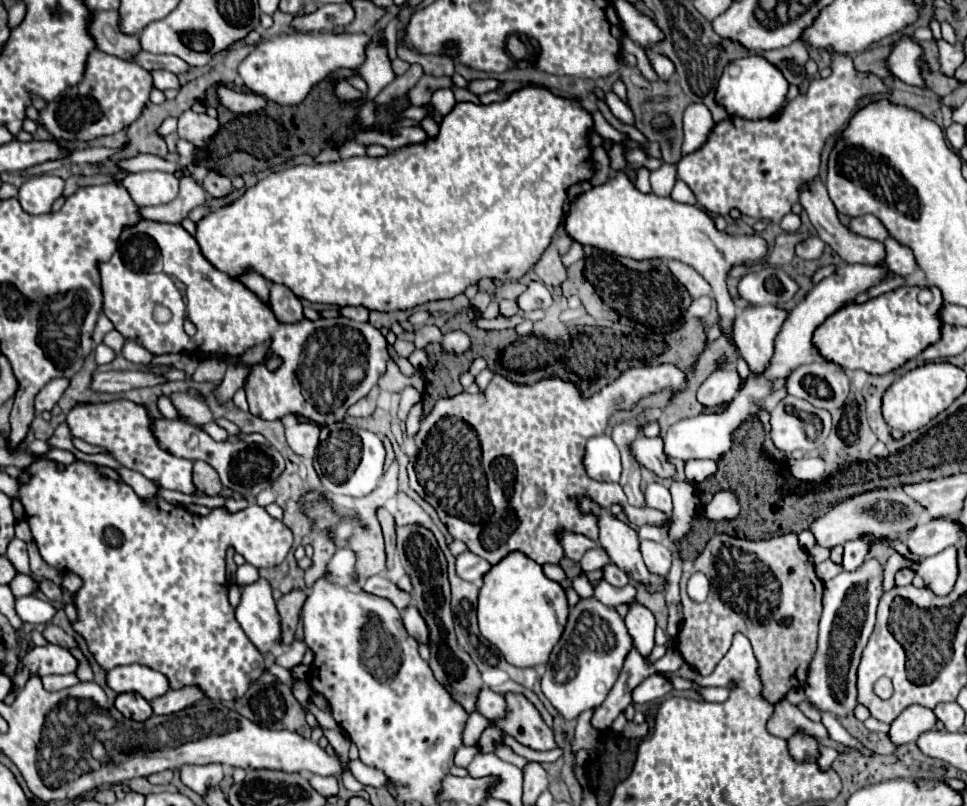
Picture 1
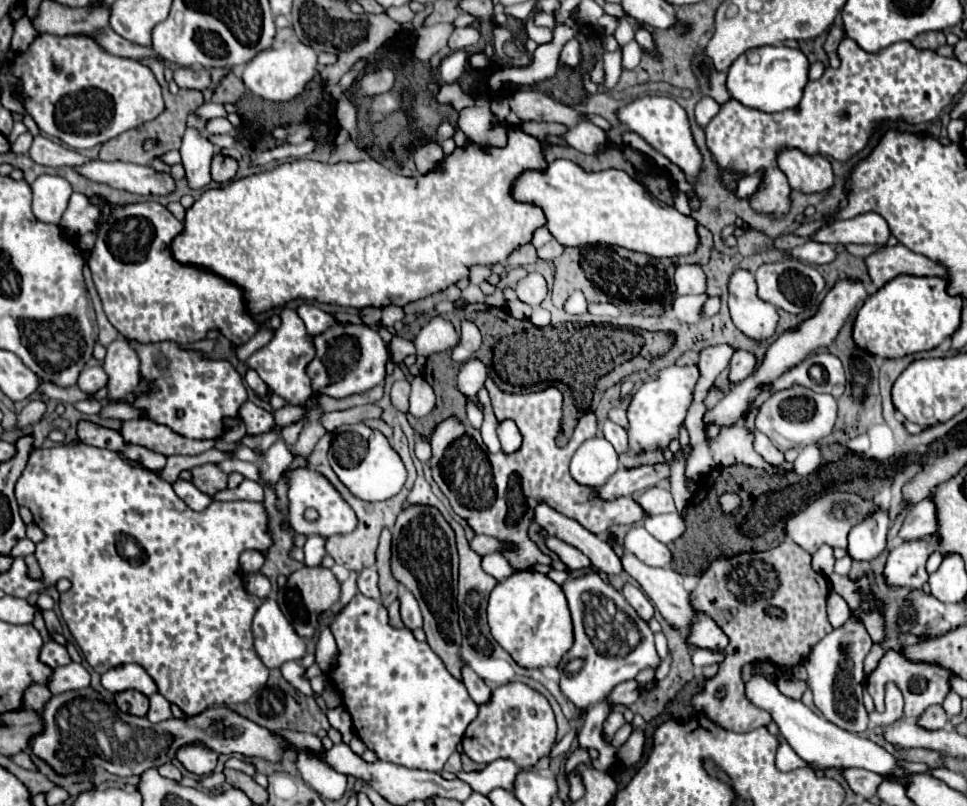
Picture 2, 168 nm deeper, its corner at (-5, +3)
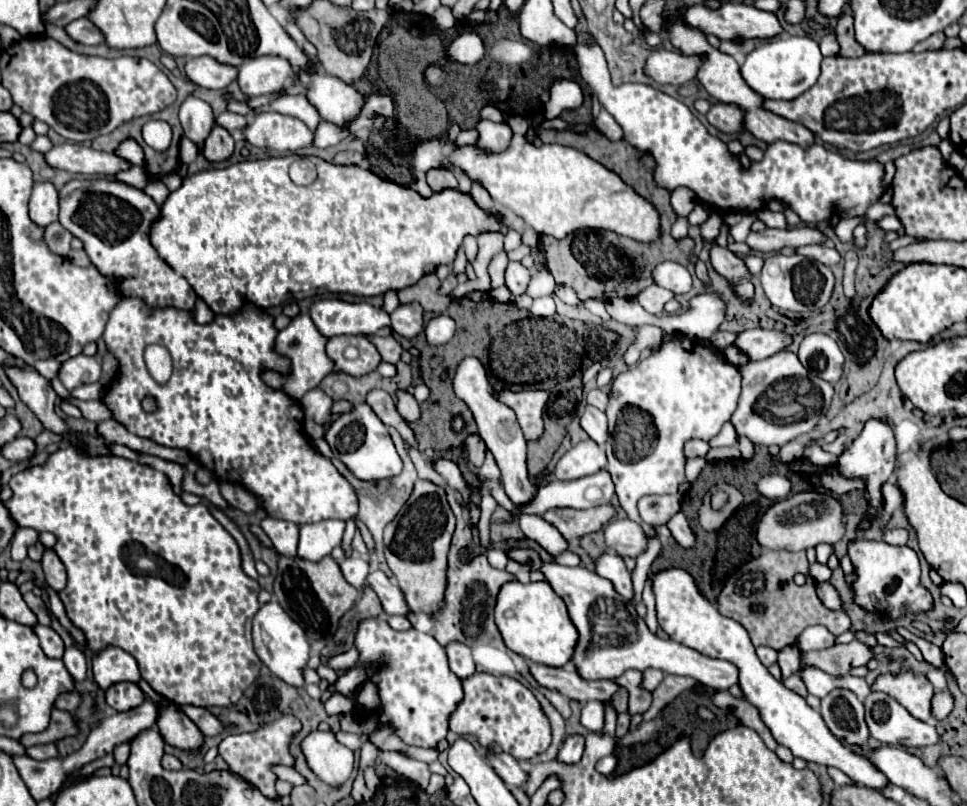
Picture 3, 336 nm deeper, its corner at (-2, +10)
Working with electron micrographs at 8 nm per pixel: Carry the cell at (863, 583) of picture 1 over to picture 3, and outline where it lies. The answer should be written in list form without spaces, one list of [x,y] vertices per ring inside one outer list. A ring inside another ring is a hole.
[[[835,688],[821,698],[821,716],[827,728],[835,736],[845,738],[847,744],[867,744],[869,728],[865,724],[865,708],[851,690]]]

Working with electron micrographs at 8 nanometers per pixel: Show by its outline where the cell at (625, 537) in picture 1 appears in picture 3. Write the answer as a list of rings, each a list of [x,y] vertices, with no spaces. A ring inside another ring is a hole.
[[[667,568],[661,572],[651,572],[649,580],[653,586],[655,600],[657,600],[659,626],[669,634],[671,640],[675,640],[683,646],[689,646],[705,656],[711,656],[711,658],[723,658],[723,660],[733,662],[739,668],[739,686],[741,686],[743,694],[747,696],[747,700],[753,706],[759,708],[763,722],[767,724],[773,738],[781,746],[787,746],[793,752],[793,756],[803,758],[805,762],[835,766],[861,786],[879,790],[881,786],[887,784],[887,778],[883,774],[879,774],[879,770],[875,770],[875,766],[871,766],[871,762],[867,758],[853,754],[853,750],[849,746],[841,744],[831,734],[831,730],[825,726],[821,714],[817,710],[813,710],[811,706],[807,706],[805,698],[787,690],[783,686],[783,682],[775,680],[769,674],[769,670],[759,662],[759,658],[755,654],[755,646],[751,644],[747,630],[739,622],[719,614],[717,608],[699,592],[699,588],[695,586],[695,580],[689,572],[685,572],[681,568]]]

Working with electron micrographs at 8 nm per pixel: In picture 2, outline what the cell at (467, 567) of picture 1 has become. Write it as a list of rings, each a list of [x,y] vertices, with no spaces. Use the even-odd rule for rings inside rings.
[[[500,553],[484,555],[482,557],[482,567],[484,567],[486,573],[490,573],[492,577],[496,577],[498,581],[506,581],[506,577],[510,577],[510,573],[514,573],[514,567]]]

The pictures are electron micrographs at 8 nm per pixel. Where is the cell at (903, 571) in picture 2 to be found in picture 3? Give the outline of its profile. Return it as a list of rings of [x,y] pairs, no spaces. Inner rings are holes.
[[[855,540],[849,544],[849,556],[857,570],[857,582],[851,586],[857,604],[867,610],[879,610],[891,618],[903,616],[907,610],[923,612],[933,606],[931,594],[919,584],[919,558],[909,546],[891,546],[887,542]]]

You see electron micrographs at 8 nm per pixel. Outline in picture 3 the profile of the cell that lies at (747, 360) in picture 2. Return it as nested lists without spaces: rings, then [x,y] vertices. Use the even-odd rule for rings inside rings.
[[[755,328],[755,330],[739,332],[733,346],[741,354],[745,354],[751,362],[755,362],[755,360],[763,360],[763,358],[769,358],[769,356],[777,354],[789,342],[791,342],[791,338],[787,334],[783,334],[783,332]]]

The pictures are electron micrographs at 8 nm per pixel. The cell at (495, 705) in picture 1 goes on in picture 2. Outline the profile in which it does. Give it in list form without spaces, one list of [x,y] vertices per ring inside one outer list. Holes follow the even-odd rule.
[[[468,663],[462,665],[462,683],[466,685],[470,697],[472,697],[478,705],[482,705],[482,703],[486,703],[486,701],[490,699],[490,687],[472,671],[472,667],[470,667]]]

